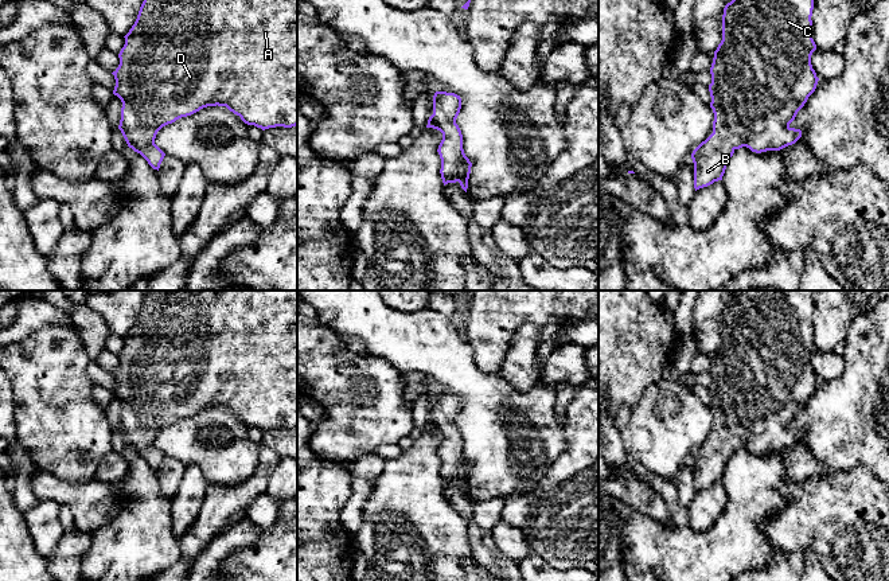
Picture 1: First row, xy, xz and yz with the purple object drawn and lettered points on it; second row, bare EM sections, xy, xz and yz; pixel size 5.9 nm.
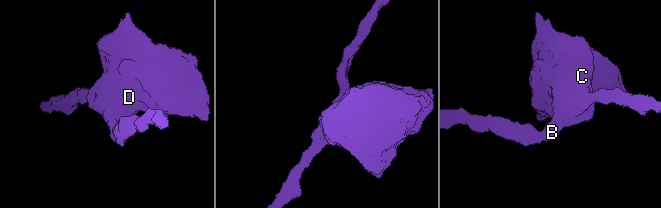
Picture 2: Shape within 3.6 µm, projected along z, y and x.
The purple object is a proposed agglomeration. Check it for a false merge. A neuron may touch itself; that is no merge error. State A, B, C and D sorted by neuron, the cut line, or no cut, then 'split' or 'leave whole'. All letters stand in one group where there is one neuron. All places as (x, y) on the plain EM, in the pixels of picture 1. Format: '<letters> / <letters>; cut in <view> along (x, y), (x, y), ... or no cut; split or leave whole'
A B C D; no cut; leave whole

